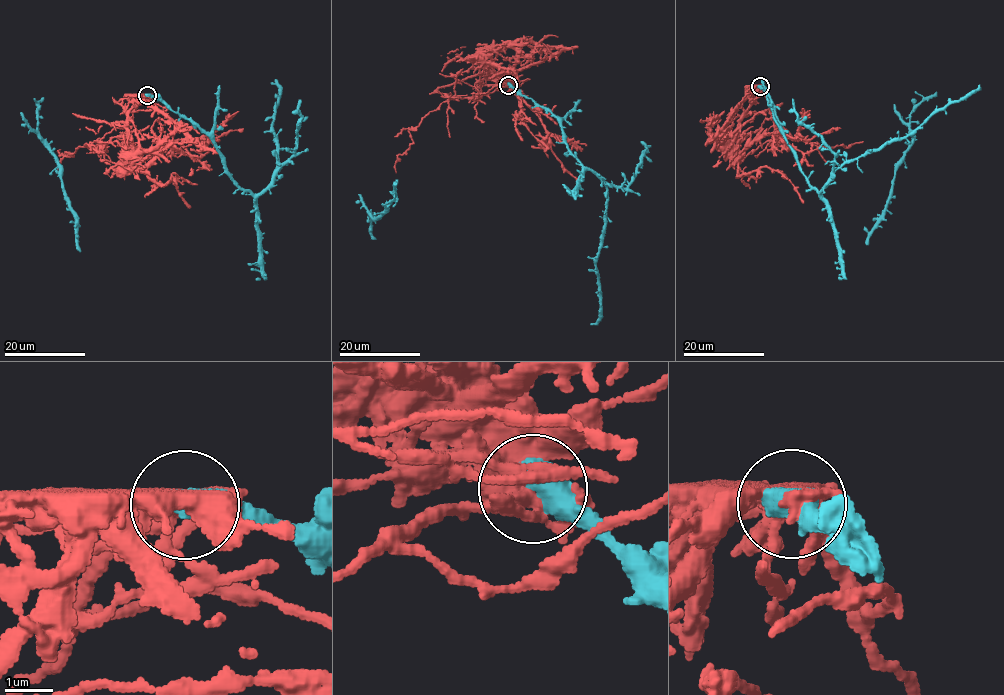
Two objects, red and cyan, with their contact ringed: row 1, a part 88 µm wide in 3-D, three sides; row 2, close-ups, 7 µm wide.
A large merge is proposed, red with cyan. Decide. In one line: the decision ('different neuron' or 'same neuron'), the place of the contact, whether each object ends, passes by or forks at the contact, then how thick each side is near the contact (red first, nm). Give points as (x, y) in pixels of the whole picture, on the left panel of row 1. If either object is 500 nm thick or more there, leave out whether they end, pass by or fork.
different neuron; at (147, 95); 400 nm thick on the red side, 650 nm on the other

